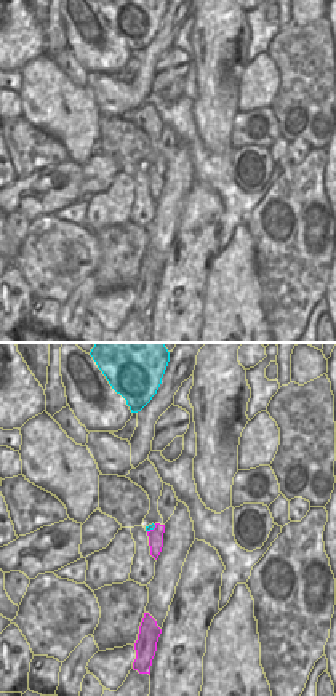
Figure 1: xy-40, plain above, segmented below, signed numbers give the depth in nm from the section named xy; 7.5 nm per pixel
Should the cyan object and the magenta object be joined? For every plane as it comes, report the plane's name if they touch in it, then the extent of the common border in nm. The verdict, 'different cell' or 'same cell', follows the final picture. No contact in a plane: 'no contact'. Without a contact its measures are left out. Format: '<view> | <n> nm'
xy-40 | 90 nm

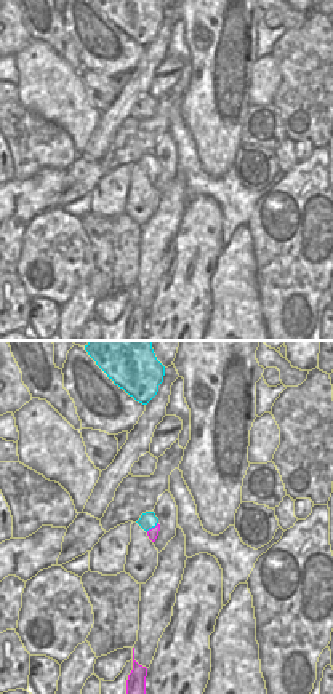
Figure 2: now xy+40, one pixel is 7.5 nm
xy+40 | 120 nm

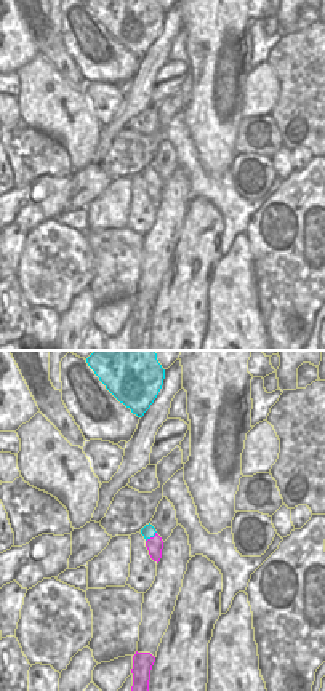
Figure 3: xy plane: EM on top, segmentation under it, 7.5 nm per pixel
xy | 110 nm

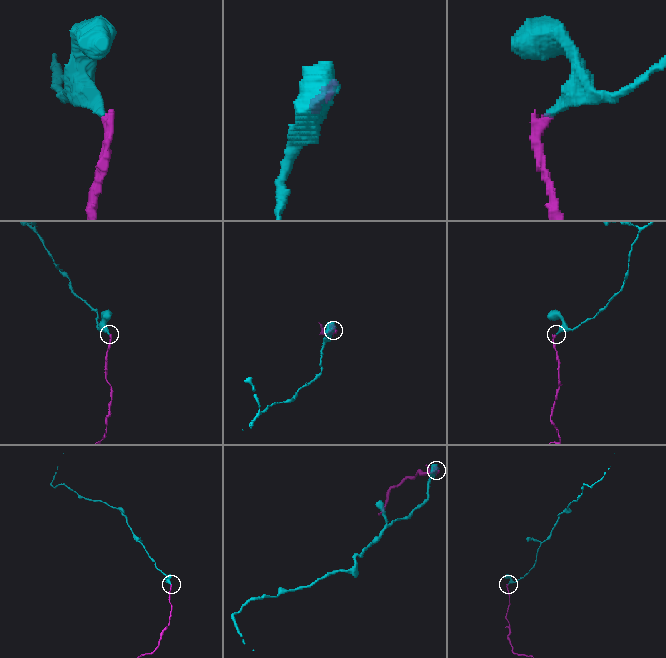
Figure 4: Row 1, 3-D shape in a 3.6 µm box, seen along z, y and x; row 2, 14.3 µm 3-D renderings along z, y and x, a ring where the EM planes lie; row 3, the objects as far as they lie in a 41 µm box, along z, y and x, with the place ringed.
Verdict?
different cell

